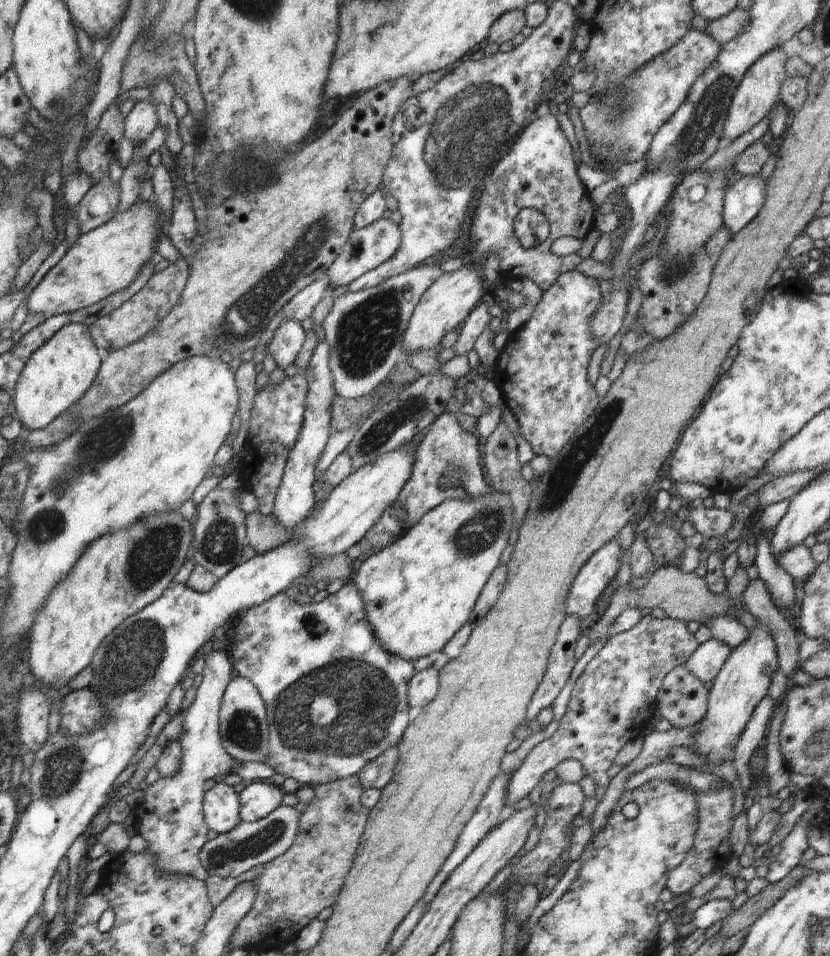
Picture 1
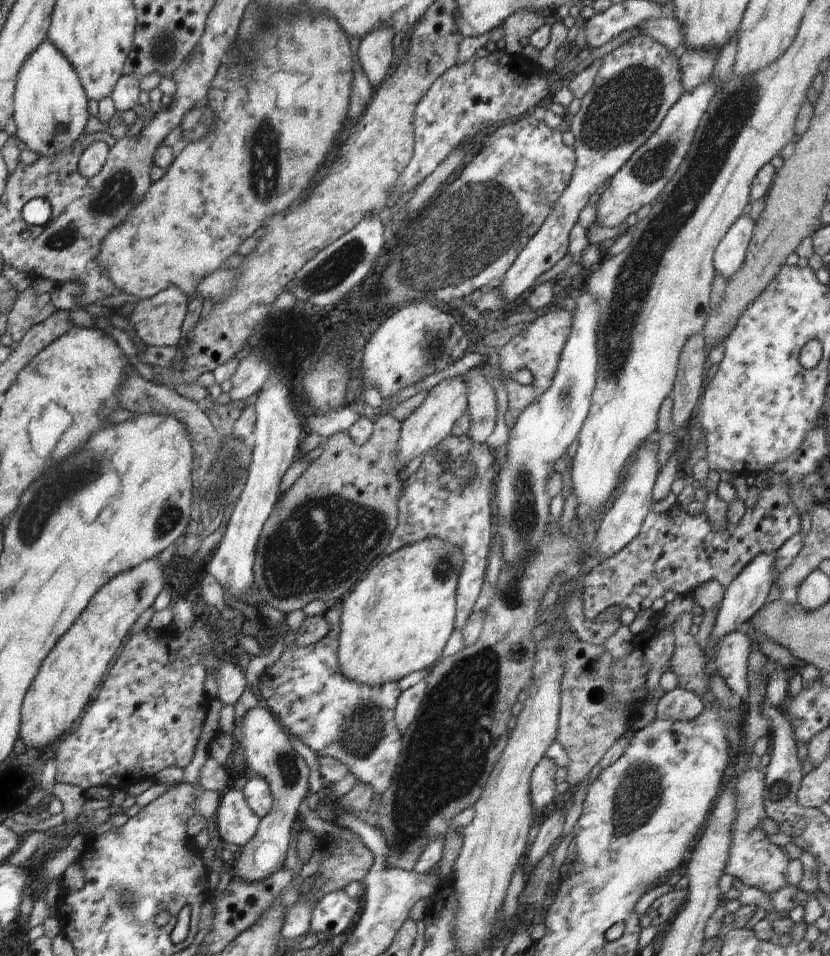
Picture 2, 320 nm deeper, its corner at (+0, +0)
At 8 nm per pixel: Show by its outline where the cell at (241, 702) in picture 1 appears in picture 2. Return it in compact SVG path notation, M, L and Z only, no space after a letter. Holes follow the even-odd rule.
M266 706L255 707L245 712L242 734L242 740L236 743L236 747L242 748L246 768L251 774L267 780L274 801L271 811L260 819L256 834L230 863L234 877L246 882L256 882L278 871L286 858L288 842L300 820L298 806L310 794L310 769L302 756L292 749L280 724Z

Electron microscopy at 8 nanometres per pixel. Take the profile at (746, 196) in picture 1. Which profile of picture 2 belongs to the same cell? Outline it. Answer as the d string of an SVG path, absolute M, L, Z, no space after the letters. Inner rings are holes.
M746 212L732 224L716 247L713 254L716 275L721 276L726 282L742 268L753 230L754 222Z

